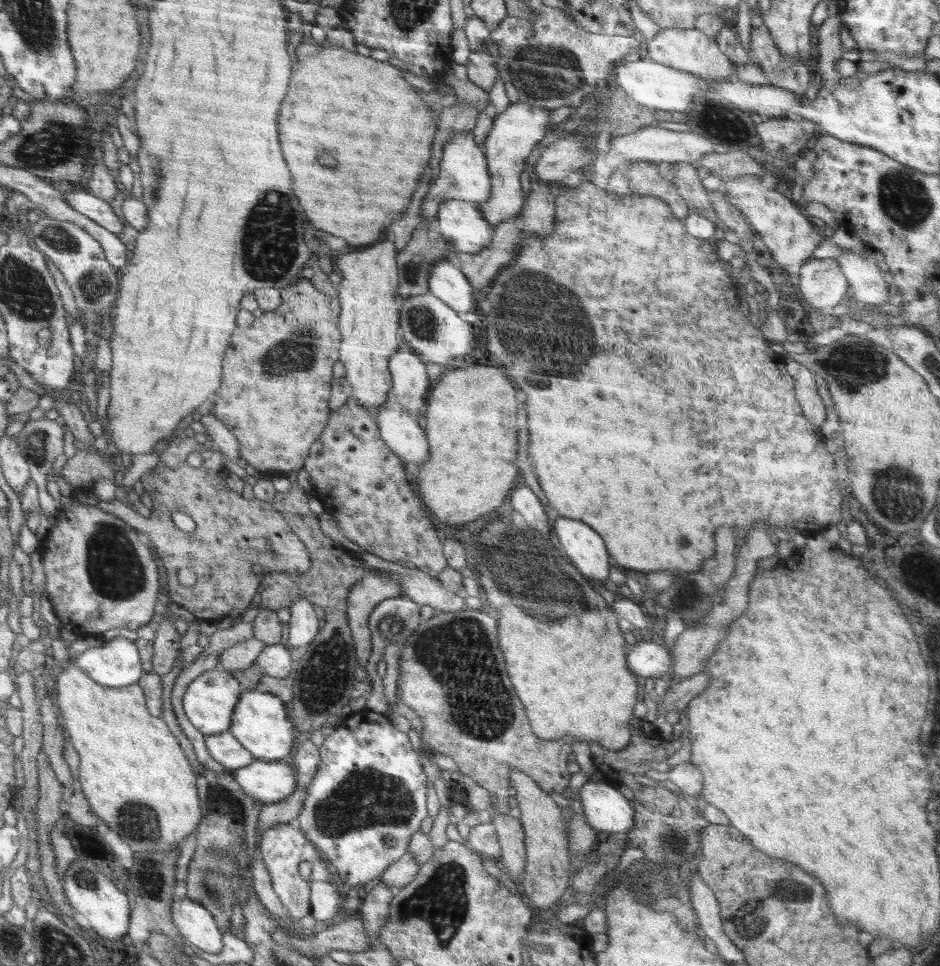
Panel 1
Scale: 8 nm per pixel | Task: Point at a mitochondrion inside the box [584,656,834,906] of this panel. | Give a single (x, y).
(675, 840)

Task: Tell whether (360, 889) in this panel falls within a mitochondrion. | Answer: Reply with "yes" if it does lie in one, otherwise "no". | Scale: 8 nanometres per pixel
no

